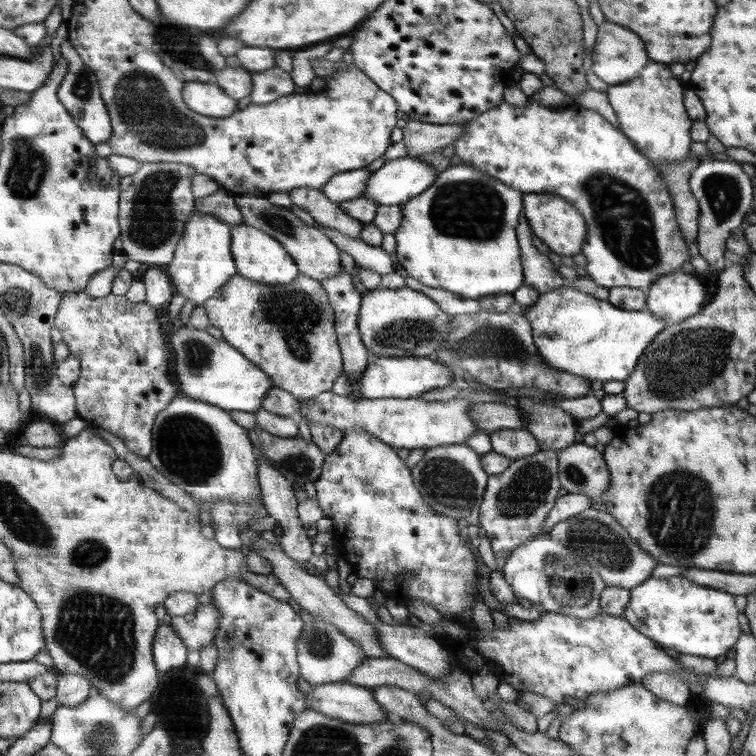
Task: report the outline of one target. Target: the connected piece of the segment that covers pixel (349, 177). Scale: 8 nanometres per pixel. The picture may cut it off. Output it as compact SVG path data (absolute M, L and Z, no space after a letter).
M360 168L350 172L338 172L321 188L325 197L332 203L352 200L352 198L363 196L363 190L370 180L370 170Z

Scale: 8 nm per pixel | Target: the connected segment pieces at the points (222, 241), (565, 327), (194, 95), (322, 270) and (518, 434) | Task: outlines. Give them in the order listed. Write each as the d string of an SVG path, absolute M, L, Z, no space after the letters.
M191 214L184 234L176 247L172 262L168 263L168 276L176 293L184 296L196 307L203 306L237 275L234 253L231 251L231 227L212 214Z
M565 284L540 293L534 306L520 311L531 321L535 347L551 368L579 376L588 382L625 381L639 364L643 352L656 335L666 327L650 310L620 309L611 301L603 301Z
M188 82L184 86L184 102L193 112L202 116L224 118L237 112L238 102L232 100L214 83Z
M237 195L234 202L242 214L242 223L260 229L275 237L283 244L287 252L296 260L301 274L322 280L334 276L342 270L339 248L316 227L308 226L292 213L290 208L284 208L270 203L266 196Z
M500 429L489 433L492 451L500 453L512 461L526 455L538 453L540 447L526 429Z

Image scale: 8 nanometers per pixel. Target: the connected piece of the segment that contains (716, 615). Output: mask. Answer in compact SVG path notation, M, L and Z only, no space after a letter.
M682 576L651 577L630 590L630 602L624 617L658 646L688 656L715 659L730 652L742 636L734 597L732 593L700 586Z

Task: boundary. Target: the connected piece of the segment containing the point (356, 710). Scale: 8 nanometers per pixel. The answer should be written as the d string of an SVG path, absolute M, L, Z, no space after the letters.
M344 682L321 684L312 689L312 695L305 695L308 708L329 717L348 724L374 724L388 717L371 689Z

